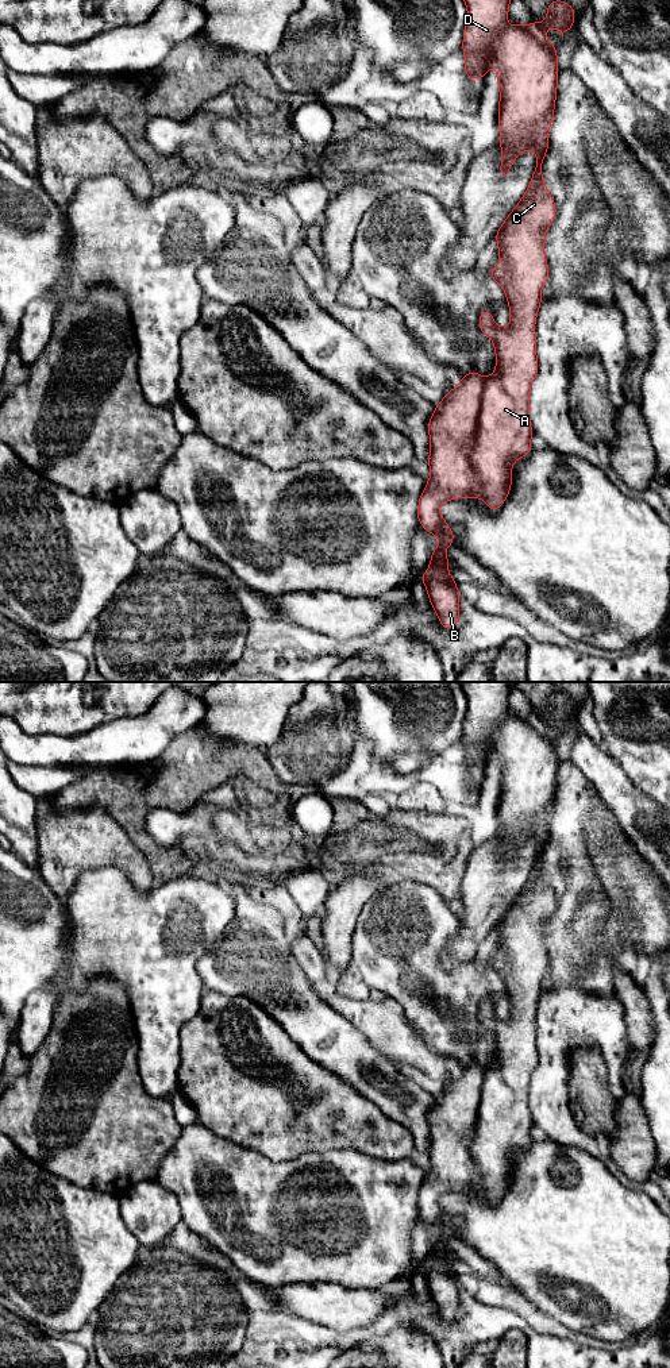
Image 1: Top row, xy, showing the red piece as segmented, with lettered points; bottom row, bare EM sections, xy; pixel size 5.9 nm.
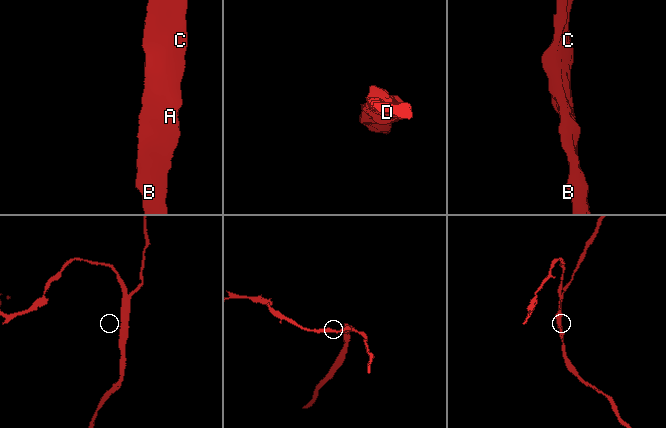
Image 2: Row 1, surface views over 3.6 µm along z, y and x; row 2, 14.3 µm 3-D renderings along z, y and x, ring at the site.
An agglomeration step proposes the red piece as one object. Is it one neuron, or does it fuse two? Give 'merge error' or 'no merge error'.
no merge error

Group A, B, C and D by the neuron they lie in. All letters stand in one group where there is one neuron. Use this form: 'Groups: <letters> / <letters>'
Groups: A B C D

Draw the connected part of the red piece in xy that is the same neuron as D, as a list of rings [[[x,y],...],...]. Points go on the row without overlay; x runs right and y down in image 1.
[[[461,682],[463,693],[467,698],[467,712],[465,716],[462,741],[465,744],[465,763],[467,770],[475,775],[475,770],[484,770],[492,756],[497,758],[496,770],[498,771],[500,795],[498,795],[498,818],[501,836],[501,858],[500,862],[507,867],[512,859],[512,853],[527,840],[536,844],[536,858],[530,872],[530,878],[521,889],[520,894],[513,899],[505,913],[501,916],[494,929],[497,930],[500,956],[488,964],[505,982],[505,987],[511,1003],[511,1014],[507,1020],[500,1020],[493,1011],[493,1005],[484,1001],[480,1005],[478,1018],[482,1025],[493,1032],[496,1043],[496,1061],[482,1070],[475,1061],[466,1067],[461,1067],[461,1076],[450,1082],[435,1098],[432,1109],[428,1113],[430,1124],[430,1149],[428,1159],[431,1169],[427,1171],[427,1179],[421,1183],[417,1196],[419,1215],[424,1218],[430,1226],[438,1226],[440,1234],[432,1242],[430,1259],[421,1265],[420,1272],[427,1278],[430,1294],[439,1309],[444,1321],[454,1321],[459,1313],[459,1282],[455,1278],[455,1269],[447,1263],[448,1248],[444,1241],[454,1236],[454,1224],[439,1205],[440,1195],[447,1191],[457,1190],[484,1190],[489,1202],[494,1203],[502,1198],[509,1186],[512,1176],[512,1156],[516,1151],[527,1148],[531,1142],[532,1118],[530,1113],[530,1079],[538,1066],[536,1049],[536,1026],[535,1013],[542,995],[540,982],[548,972],[548,956],[544,945],[544,924],[555,910],[557,898],[543,874],[543,851],[548,840],[548,820],[554,812],[554,798],[558,777],[558,758],[555,735],[547,732],[546,720],[554,718],[561,722],[570,722],[574,718],[574,700],[563,691],[554,691],[547,695],[547,709],[539,716],[536,710],[530,717],[516,714],[512,720],[507,720],[509,691],[515,687],[513,682]]]

